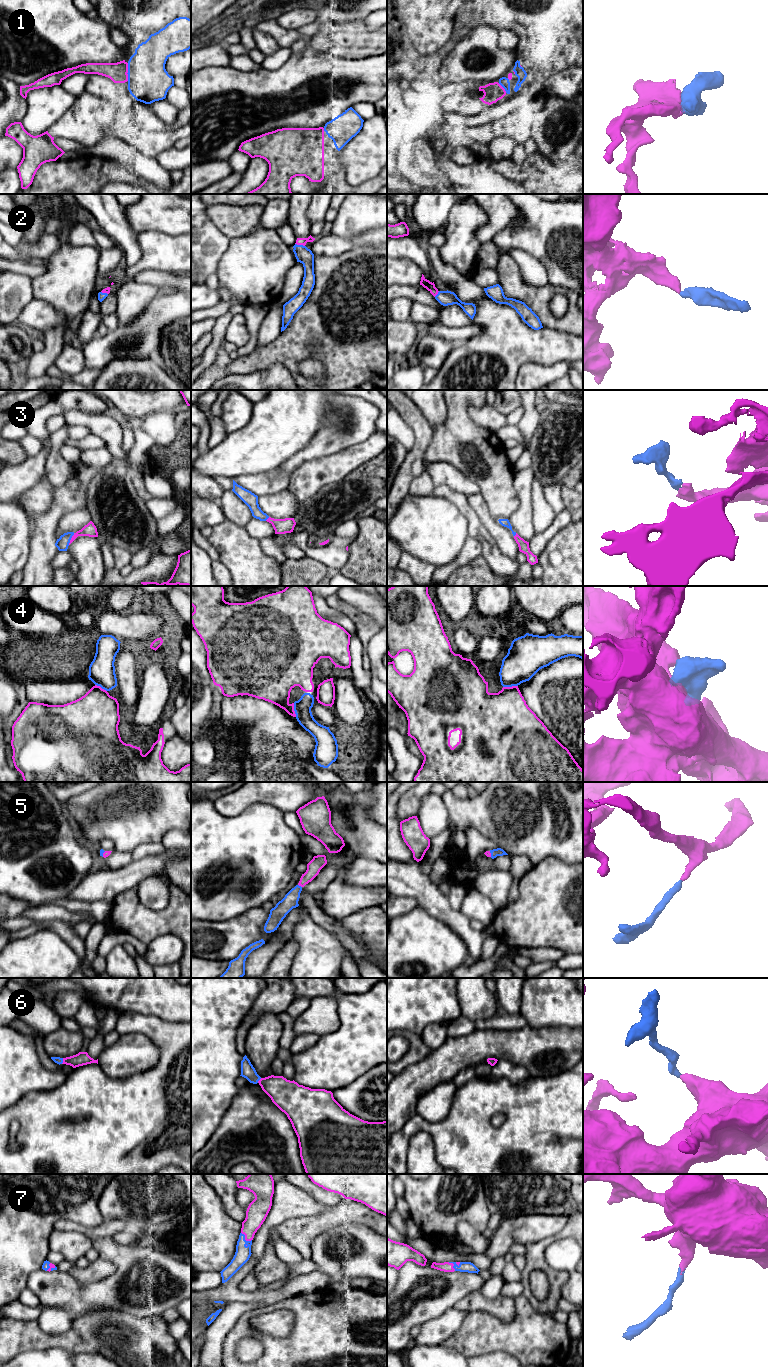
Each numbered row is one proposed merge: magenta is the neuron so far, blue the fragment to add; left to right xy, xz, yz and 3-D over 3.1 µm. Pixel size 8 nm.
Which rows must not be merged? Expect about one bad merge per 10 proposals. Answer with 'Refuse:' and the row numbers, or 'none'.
Refuse: none

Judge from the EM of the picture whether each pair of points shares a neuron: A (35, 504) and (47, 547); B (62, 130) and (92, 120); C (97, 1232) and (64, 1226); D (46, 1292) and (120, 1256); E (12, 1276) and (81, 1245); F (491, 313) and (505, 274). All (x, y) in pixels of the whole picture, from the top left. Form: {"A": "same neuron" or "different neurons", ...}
{"A": "different neurons", "B": "same neuron", "C": "same neuron", "D": "same neuron", "E": "different neurons", "F": "different neurons"}

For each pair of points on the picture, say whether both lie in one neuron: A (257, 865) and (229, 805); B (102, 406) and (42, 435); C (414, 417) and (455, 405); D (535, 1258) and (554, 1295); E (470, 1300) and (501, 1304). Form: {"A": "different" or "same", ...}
{"A": "different", "B": "same", "C": "different", "D": "same", "E": "same"}

